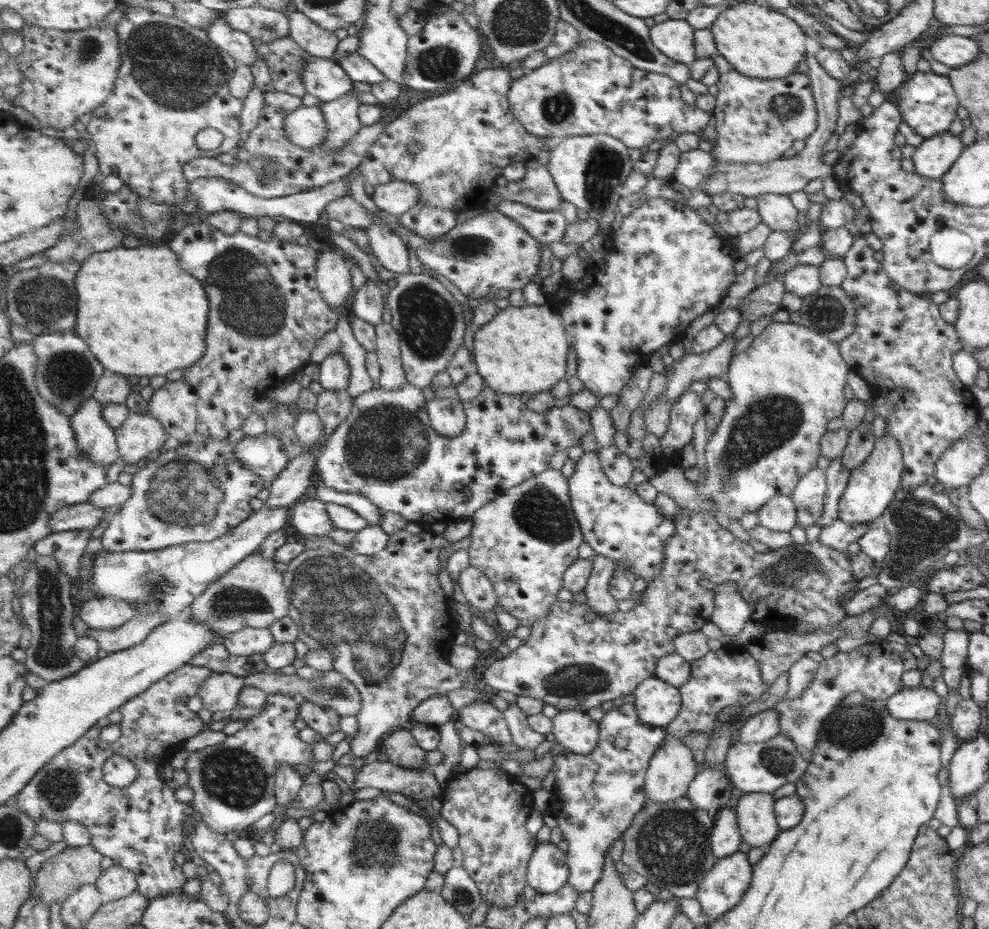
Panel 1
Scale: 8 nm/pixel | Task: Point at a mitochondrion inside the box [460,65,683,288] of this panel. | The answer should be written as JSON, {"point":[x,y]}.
{"point":[604,166]}

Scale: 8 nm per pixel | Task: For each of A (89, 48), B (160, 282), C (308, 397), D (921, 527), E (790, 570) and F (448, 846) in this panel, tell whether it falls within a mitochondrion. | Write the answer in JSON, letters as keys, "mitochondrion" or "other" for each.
{"A":"mitochondrion","B":"other","C":"other","D":"mitochondrion","E":"mitochondrion","F":"other"}

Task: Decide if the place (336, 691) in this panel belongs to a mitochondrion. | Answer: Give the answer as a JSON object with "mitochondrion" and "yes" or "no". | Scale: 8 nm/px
{"mitochondrion":"yes"}

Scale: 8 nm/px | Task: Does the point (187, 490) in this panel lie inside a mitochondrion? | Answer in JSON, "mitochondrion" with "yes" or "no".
{"mitochondrion":"yes"}

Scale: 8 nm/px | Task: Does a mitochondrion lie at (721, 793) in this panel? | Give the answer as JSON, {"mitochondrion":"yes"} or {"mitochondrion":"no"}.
{"mitochondrion":"no"}

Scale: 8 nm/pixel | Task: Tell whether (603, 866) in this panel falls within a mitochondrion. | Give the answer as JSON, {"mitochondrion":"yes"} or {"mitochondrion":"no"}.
{"mitochondrion":"no"}

